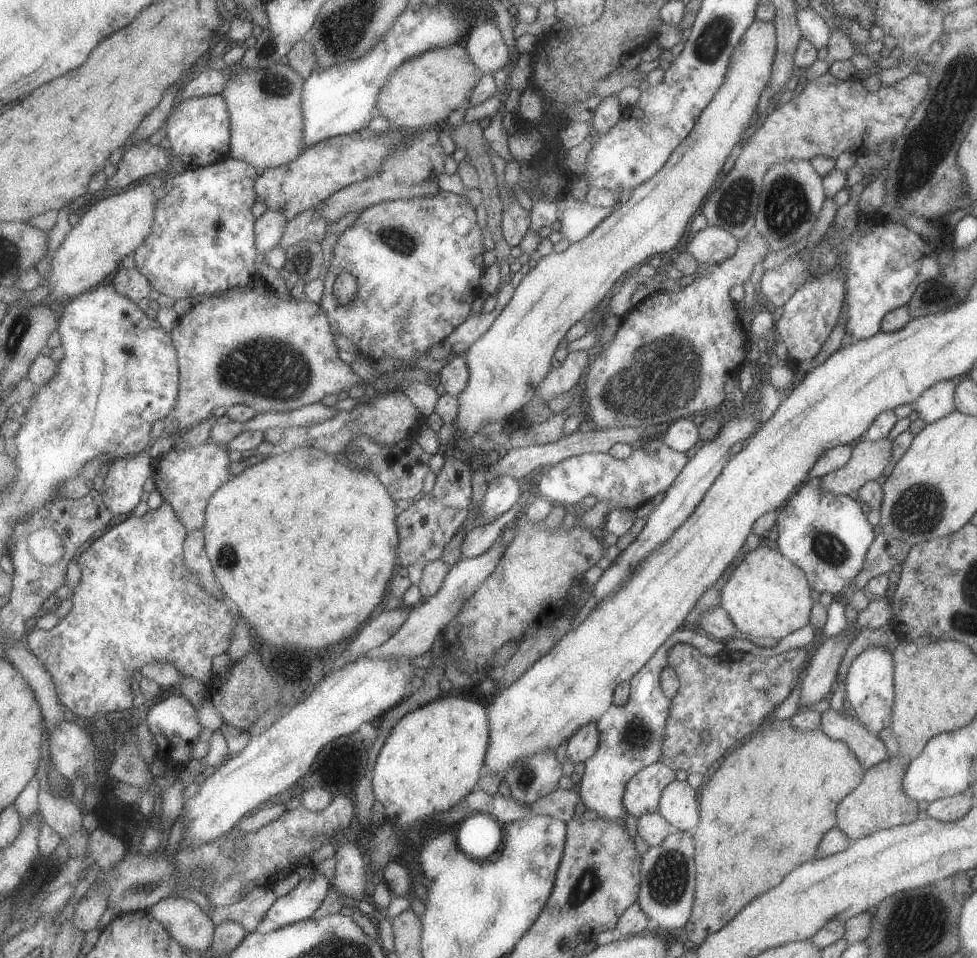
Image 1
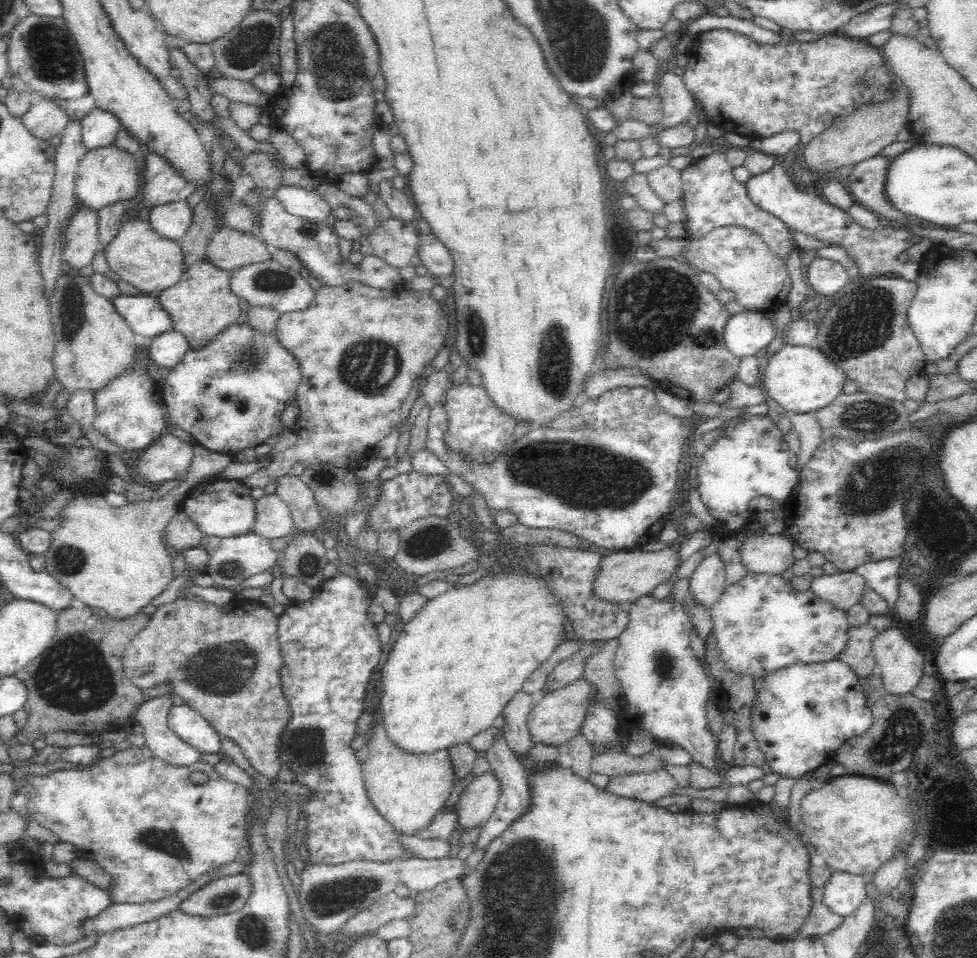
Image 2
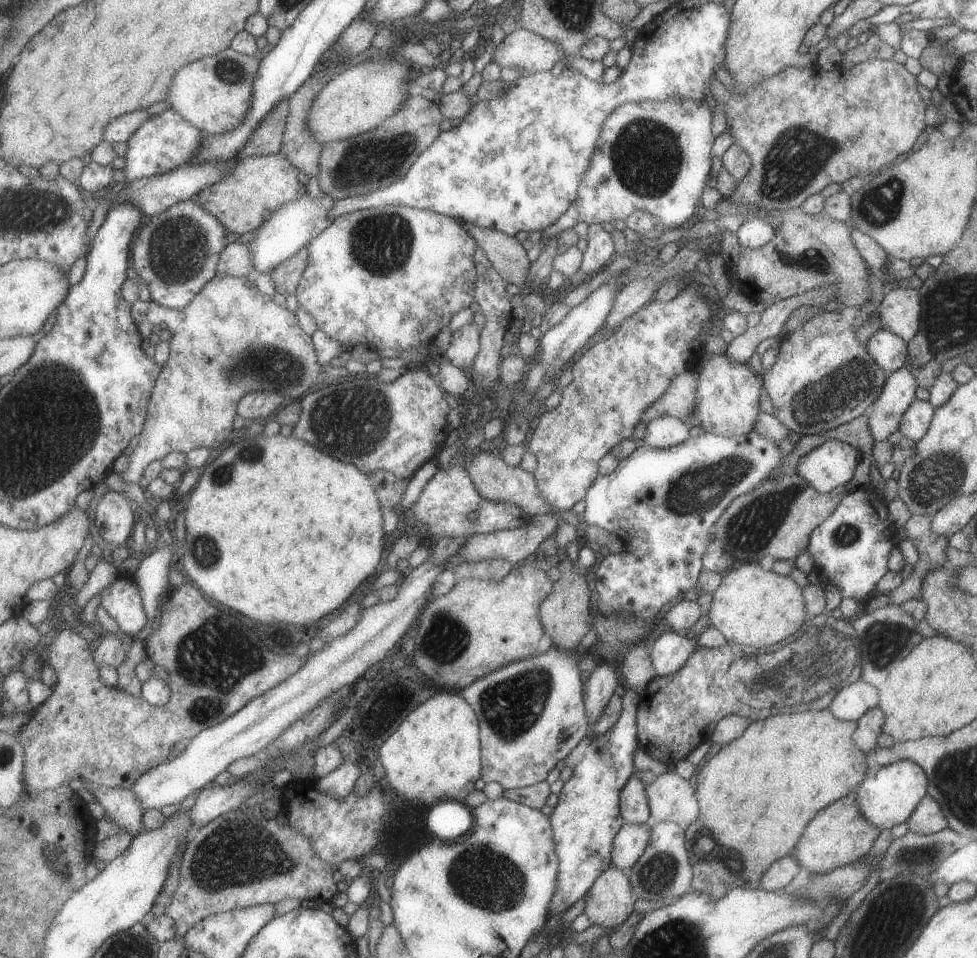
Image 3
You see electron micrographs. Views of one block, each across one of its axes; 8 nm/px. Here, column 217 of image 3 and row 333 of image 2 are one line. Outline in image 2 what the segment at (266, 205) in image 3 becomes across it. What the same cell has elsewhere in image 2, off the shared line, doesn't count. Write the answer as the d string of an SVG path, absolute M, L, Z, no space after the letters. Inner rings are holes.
M204 256L185 270L177 284L157 293L162 308L172 317L173 329L187 338L192 349L200 349L209 344L218 332L238 320L242 300L232 292L230 282L230 272L216 266Z

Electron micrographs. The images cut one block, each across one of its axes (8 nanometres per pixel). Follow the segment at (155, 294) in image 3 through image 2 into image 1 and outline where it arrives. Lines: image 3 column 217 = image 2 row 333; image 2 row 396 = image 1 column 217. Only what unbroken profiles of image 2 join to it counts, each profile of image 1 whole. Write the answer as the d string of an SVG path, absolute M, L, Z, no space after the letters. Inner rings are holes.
M228 159L215 164L189 168L180 174L167 175L165 197L156 206L156 224L134 256L139 269L159 293L179 299L221 295L236 286L246 287L259 274L260 252L256 245L256 220L253 204L258 200L256 182L261 174L256 166L244 160Z

